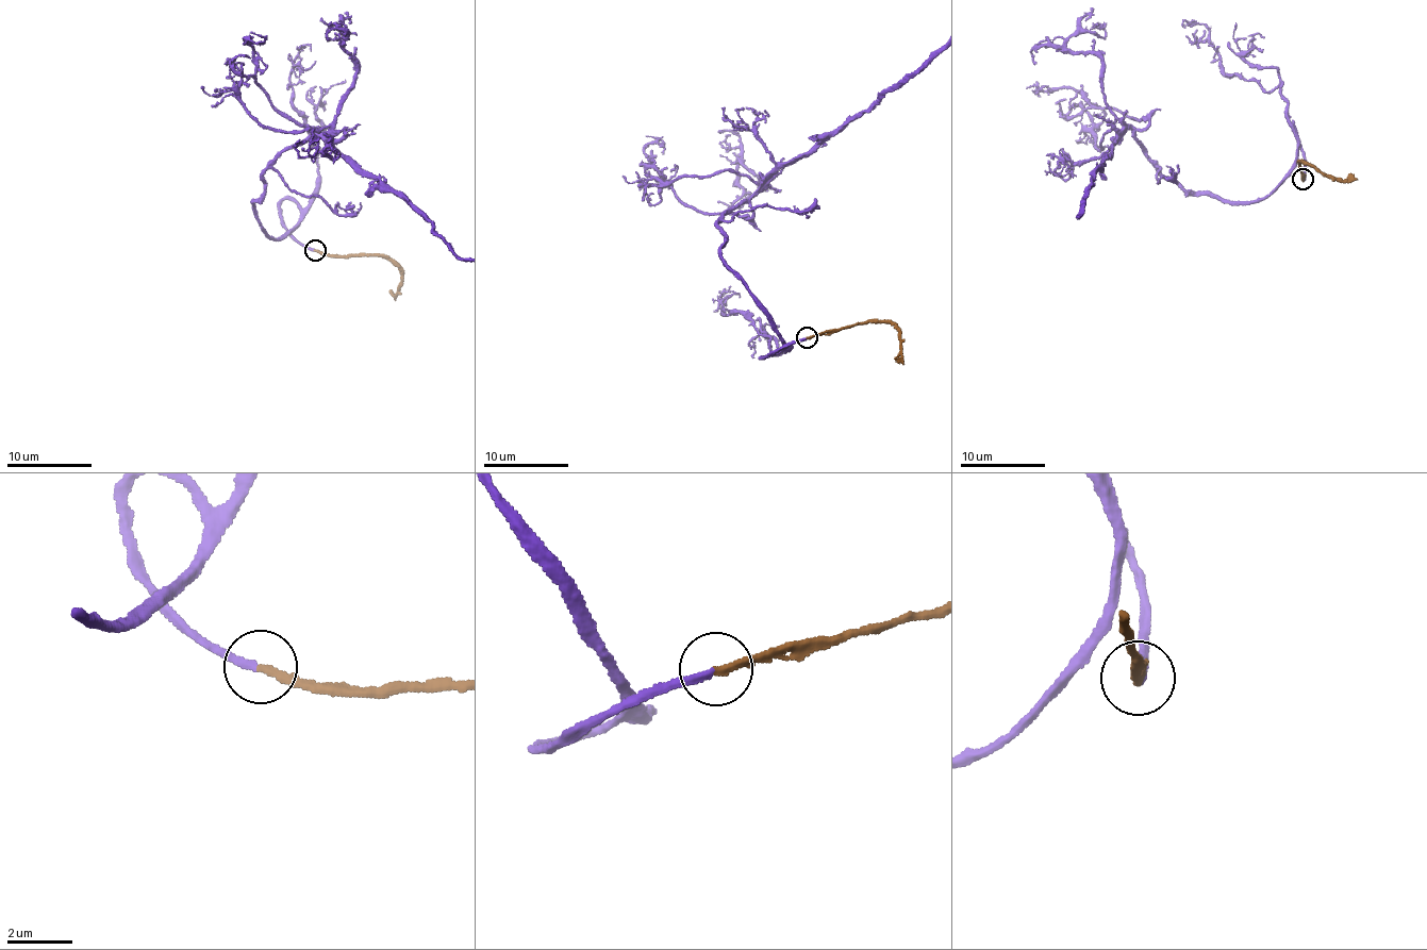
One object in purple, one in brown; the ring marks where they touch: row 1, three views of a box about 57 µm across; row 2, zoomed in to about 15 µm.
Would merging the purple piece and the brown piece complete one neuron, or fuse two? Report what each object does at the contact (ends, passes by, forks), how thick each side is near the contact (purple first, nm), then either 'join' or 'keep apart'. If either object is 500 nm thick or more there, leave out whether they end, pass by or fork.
purple ends there; brown ends there; 240 nm thick on the purple side, 220 nm on the other; join

